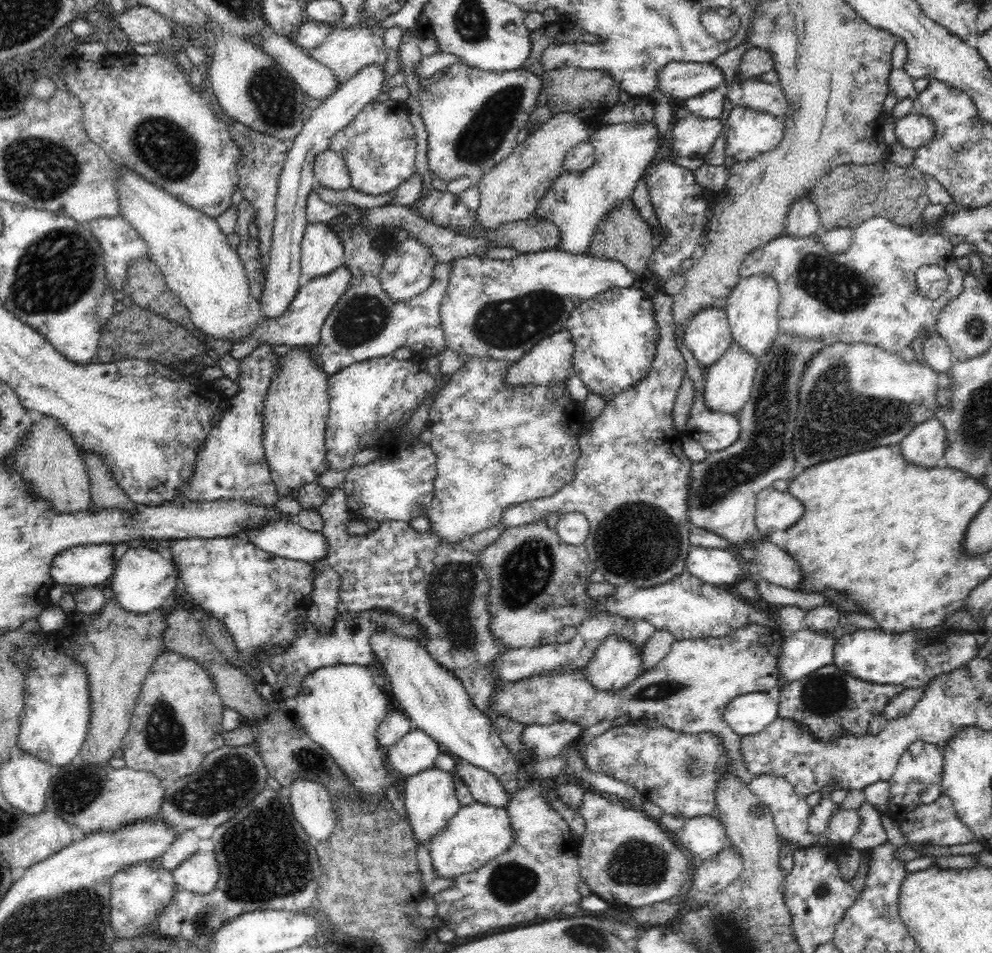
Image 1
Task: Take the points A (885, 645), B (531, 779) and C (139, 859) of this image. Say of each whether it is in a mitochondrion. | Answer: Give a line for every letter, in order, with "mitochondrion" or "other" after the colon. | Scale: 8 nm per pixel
A: other
B: other
C: other

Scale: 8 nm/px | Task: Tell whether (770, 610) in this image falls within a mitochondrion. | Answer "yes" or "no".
no

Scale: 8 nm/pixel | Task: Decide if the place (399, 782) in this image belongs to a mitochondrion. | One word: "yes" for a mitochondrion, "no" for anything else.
no

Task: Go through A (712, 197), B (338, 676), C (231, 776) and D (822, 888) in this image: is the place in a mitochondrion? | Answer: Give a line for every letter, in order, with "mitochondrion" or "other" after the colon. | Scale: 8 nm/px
A: other
B: other
C: mitochondrion
D: mitochondrion

